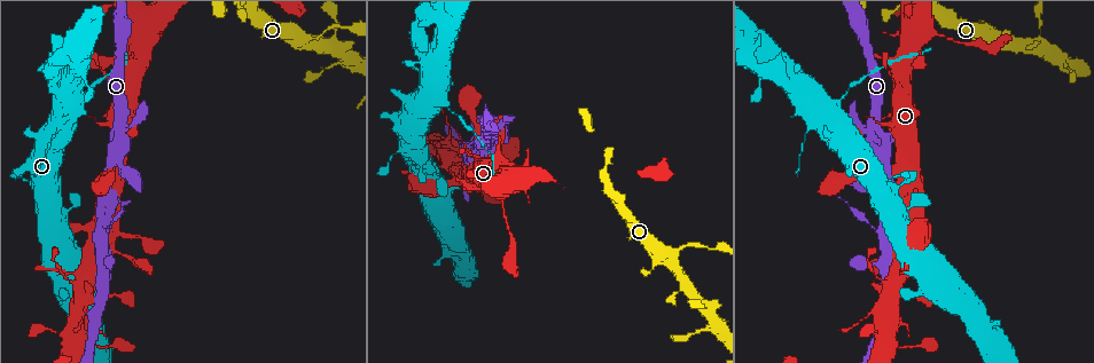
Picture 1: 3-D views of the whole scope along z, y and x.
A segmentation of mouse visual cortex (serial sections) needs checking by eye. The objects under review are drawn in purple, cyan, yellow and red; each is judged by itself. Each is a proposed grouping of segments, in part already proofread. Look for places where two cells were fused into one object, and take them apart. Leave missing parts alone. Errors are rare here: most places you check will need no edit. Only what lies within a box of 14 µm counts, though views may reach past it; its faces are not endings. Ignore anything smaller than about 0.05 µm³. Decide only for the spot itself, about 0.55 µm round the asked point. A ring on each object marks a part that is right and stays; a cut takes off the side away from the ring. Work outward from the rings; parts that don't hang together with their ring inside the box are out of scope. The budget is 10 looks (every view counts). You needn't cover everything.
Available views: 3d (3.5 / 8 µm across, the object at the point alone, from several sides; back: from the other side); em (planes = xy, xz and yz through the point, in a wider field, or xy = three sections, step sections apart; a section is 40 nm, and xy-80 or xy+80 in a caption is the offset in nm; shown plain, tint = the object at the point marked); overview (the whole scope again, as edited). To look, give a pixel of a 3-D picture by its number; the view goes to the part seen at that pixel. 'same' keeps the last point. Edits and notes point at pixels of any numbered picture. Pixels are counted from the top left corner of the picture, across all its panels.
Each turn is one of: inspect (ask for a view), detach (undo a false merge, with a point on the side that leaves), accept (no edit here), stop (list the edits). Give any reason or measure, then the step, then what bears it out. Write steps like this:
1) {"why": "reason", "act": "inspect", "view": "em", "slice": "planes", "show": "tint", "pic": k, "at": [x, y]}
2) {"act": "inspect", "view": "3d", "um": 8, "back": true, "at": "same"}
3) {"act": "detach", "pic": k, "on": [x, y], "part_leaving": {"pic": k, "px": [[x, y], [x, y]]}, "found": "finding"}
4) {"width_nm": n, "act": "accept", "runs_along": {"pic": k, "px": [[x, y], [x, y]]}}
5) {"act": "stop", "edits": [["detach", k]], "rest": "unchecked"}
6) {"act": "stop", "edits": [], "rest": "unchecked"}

{"why": "narrows sharply", "act": "inspect", "view": "3d", "um": 8, "back": true, "pic": 1, "at": [454, 113]}

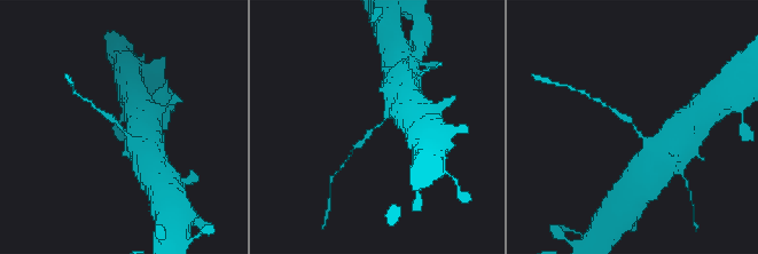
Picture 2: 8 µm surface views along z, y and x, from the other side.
{"why": "now the EM", "act": "inspect", "view": "em", "slice": "xy", "step": 3, "show": "tint", "pic": 2, "at": [120, 126]}

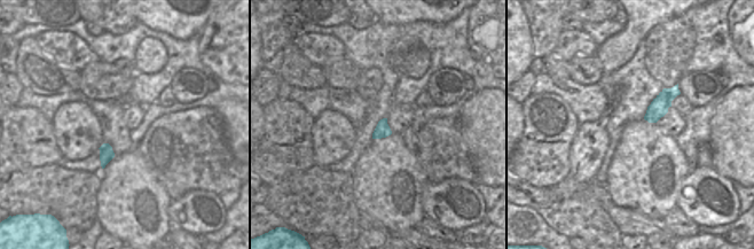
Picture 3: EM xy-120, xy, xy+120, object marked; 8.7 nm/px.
{"arm_widths_nm": [200, 450], "act": "accept", "found": "one cell here"}

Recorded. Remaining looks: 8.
{"why": "abrupt turn", "act": "inspect", "view": "3d", "um": 3.5, "pic": 1, "at": [881, 161]}

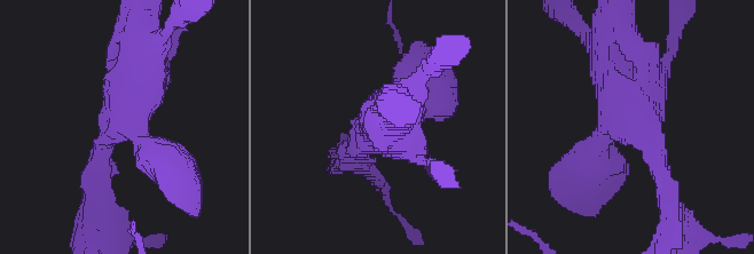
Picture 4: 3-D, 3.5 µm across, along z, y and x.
{"act": "accept", "runs_along": {"pic": 4, "px": [[611, 40], [620, 101], [658, 167]]}, "found": "continuous, no second cell"}

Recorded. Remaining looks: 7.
{"act": "inspect", "view": "3d", "um": 3.5, "pic": 1, "at": [470, 107]}

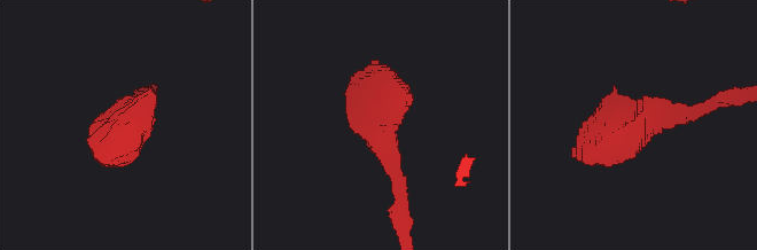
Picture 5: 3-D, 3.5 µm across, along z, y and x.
{"why": "need the tissue", "act": "inspect", "view": "em", "slice": "xy", "step": 3, "show": "tint", "pic": 5, "at": [635, 129]}

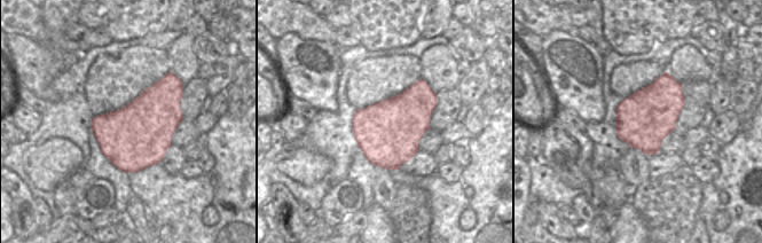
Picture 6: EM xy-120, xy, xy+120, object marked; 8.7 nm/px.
{"act": "accept", "runs_along": {"pic": 5, "px": [[679, 114], [655, 114], [576, 159]]}, "found": "all the same cell"}

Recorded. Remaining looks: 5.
{"why": "abrupt turn", "act": "inspect", "view": "3d", "um": 3.5, "pic": 1, "at": [100, 263]}

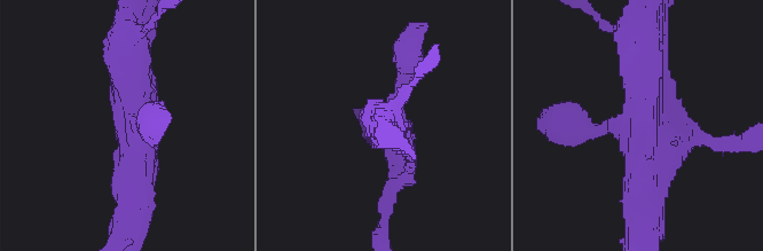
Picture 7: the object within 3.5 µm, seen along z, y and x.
{"act": "inspect", "view": "em", "slice": "planes", "show": "tint", "pic": 7, "at": [133, 128]}

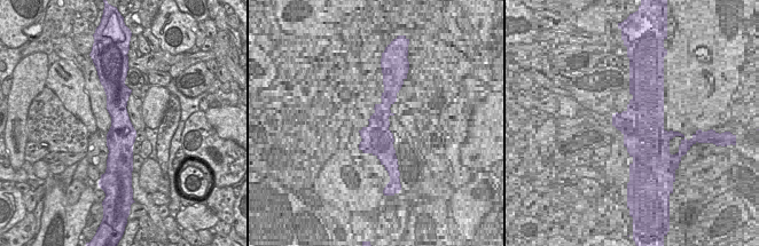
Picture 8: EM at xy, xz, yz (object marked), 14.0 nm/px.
{"act": "accept", "runs_along": {"pic": 8, "px": [[116, 88], [123, 161]]}, "found": "one cell here"}

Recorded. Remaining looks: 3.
{"act": "stop", "edits": [], "rest": "unchecked"}

